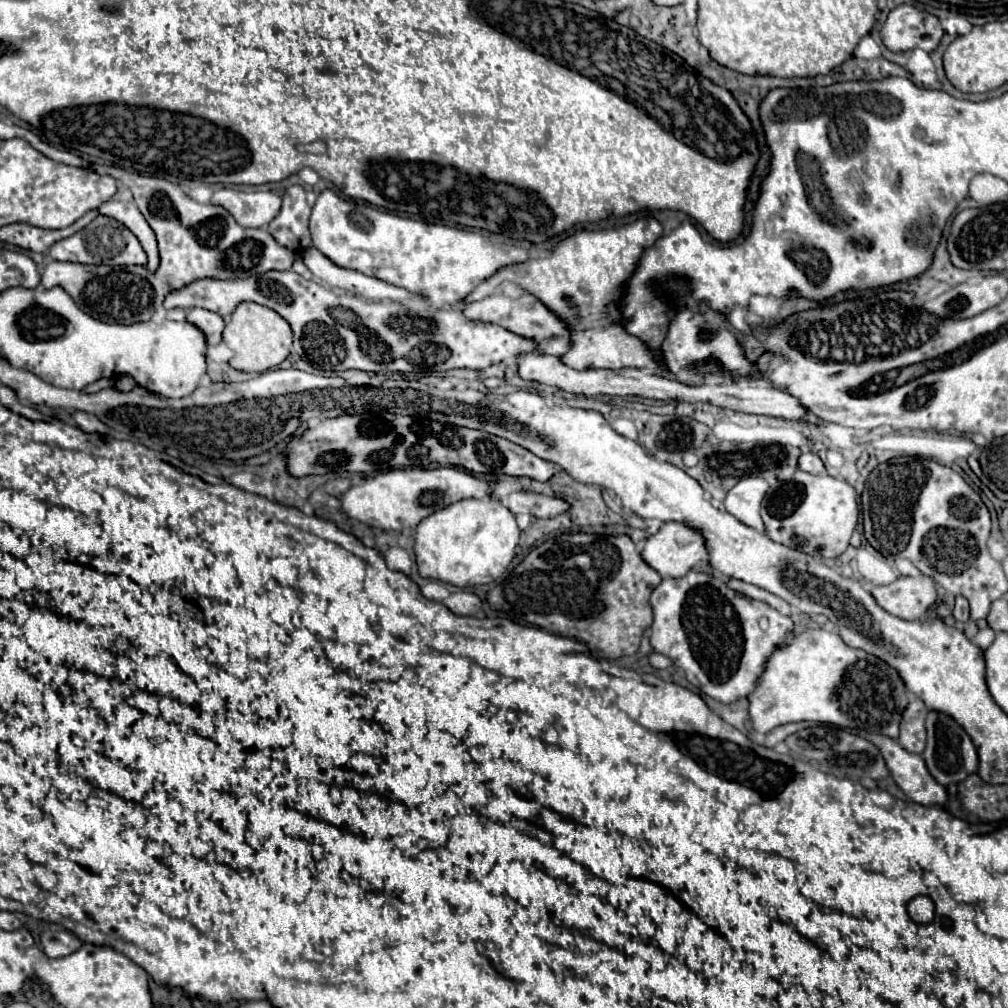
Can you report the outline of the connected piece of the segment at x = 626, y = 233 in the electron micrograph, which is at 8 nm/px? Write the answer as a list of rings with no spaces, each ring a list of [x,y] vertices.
[[[639,217],[633,223],[613,227],[613,229],[601,229],[601,231],[577,231],[565,239],[561,239],[553,249],[551,257],[539,257],[539,259],[527,259],[523,263],[513,263],[507,267],[501,267],[495,275],[479,283],[471,295],[465,299],[479,301],[487,295],[491,295],[503,281],[513,281],[521,289],[533,293],[539,297],[551,311],[555,311],[559,317],[565,319],[565,323],[571,329],[571,349],[561,357],[563,363],[567,363],[571,369],[625,369],[625,367],[639,367],[639,369],[655,369],[661,367],[661,361],[655,359],[655,353],[641,341],[639,337],[629,335],[619,325],[619,295],[623,293],[623,279],[635,271],[635,259],[639,259],[639,251],[647,247],[647,243],[653,243],[663,233],[663,225],[655,217]]]

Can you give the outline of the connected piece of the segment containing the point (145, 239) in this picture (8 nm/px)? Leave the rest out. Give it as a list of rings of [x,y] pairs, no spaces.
[[[107,201],[99,207],[101,215],[113,217],[117,221],[121,221],[131,233],[135,233],[135,237],[141,241],[149,263],[147,269],[155,271],[159,267],[159,251],[157,251],[157,241],[155,241],[155,233],[149,227],[149,223],[145,221],[145,217],[141,215],[141,211],[137,209],[135,203],[123,203],[123,201]]]

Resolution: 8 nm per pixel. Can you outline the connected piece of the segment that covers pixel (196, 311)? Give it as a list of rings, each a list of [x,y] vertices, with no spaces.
[[[193,307],[189,313],[187,313],[187,321],[193,323],[197,329],[203,331],[205,339],[207,339],[207,345],[217,345],[221,343],[221,333],[223,333],[223,319],[213,313],[213,311],[207,311],[207,309],[199,309],[199,307]]]

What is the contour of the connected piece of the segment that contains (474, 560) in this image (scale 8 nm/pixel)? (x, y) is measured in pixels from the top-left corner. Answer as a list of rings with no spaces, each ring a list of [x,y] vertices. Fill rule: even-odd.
[[[463,499],[425,517],[415,531],[415,561],[421,577],[455,587],[473,587],[499,579],[519,541],[515,515],[495,499]]]

